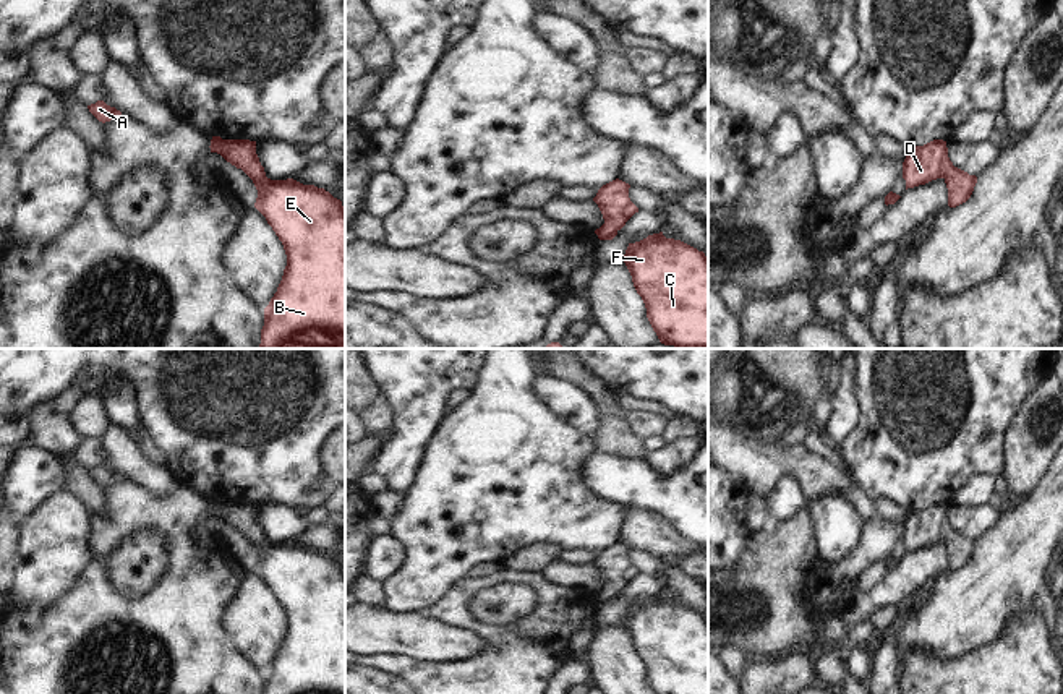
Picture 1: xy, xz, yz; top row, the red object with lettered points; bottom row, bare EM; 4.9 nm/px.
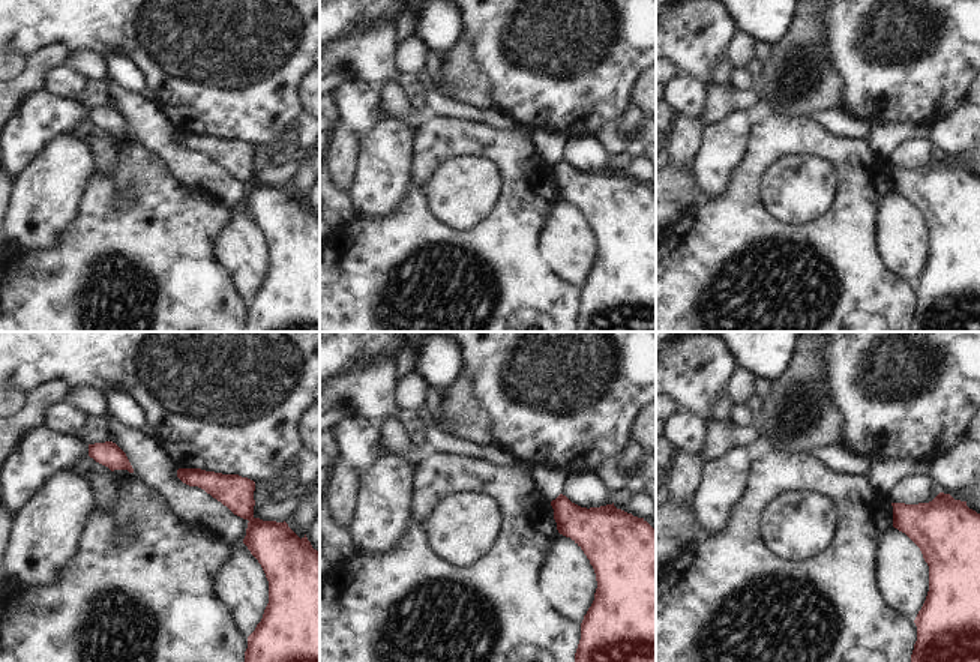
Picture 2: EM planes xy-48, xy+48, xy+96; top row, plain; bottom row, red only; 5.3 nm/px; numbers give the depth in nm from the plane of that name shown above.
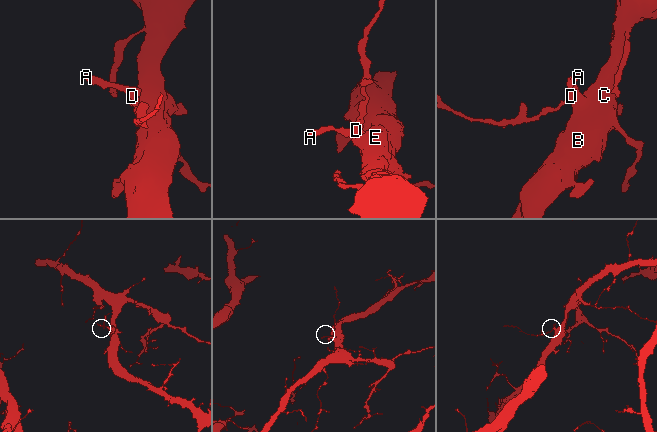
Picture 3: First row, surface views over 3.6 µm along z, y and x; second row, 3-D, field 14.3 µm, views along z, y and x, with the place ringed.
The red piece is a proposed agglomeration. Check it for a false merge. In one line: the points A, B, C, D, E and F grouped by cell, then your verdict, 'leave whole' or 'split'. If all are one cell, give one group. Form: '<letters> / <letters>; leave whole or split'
A B C D E F; leave whole

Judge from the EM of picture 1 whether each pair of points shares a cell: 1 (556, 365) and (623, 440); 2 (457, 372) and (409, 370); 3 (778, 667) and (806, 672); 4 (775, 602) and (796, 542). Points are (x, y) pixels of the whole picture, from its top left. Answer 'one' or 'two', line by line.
1: one
2: one
3: one
4: one

